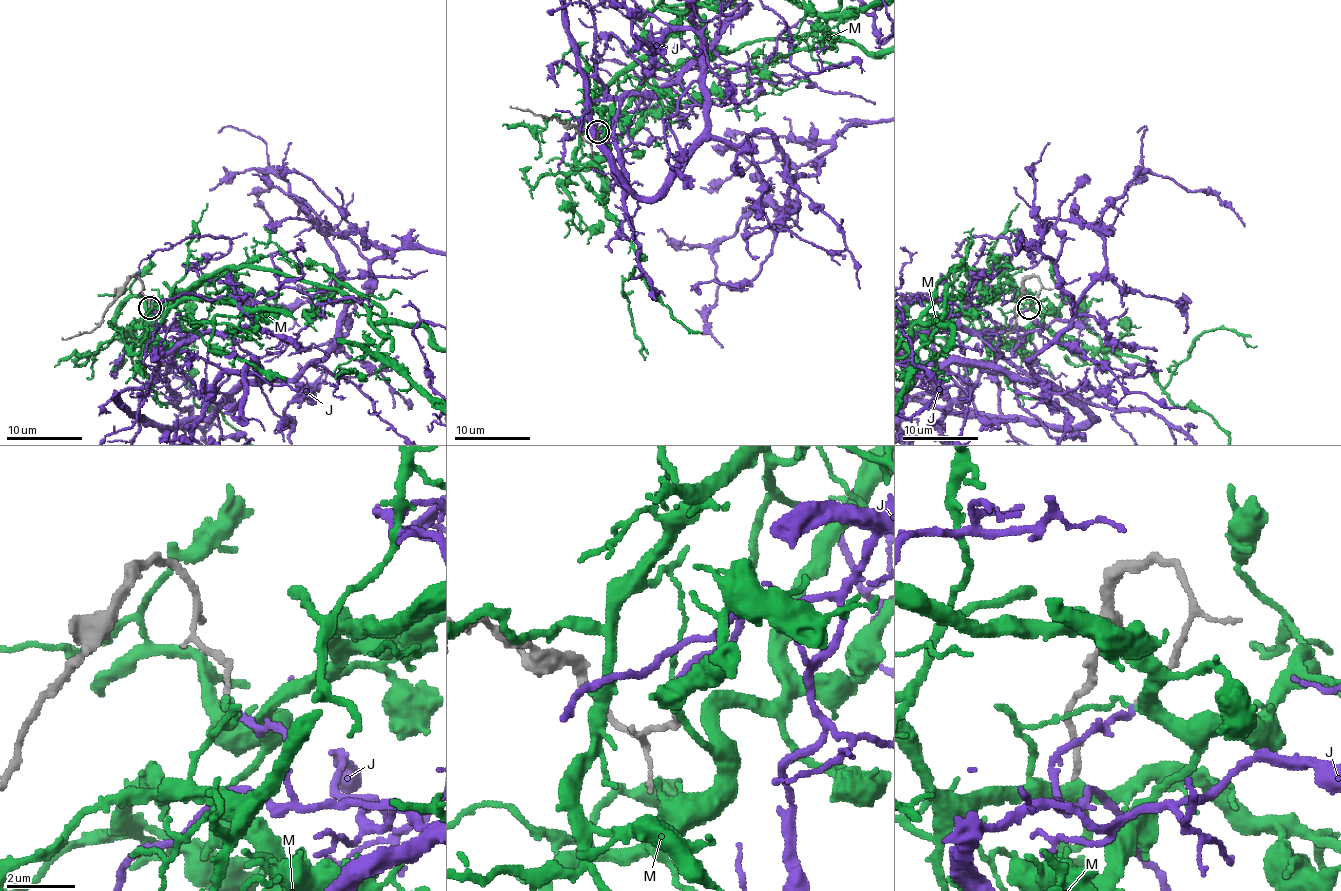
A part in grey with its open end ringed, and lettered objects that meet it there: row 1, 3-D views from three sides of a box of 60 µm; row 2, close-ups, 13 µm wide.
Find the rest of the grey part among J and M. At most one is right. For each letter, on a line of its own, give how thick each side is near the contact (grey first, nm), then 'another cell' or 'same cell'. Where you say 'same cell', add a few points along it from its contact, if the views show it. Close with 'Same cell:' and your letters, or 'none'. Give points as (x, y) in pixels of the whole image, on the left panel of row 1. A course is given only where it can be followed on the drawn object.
J: calibres 140 and 200 nm; same cell
M: calibres 140 and 100 nm; another cell
Same cell: J

